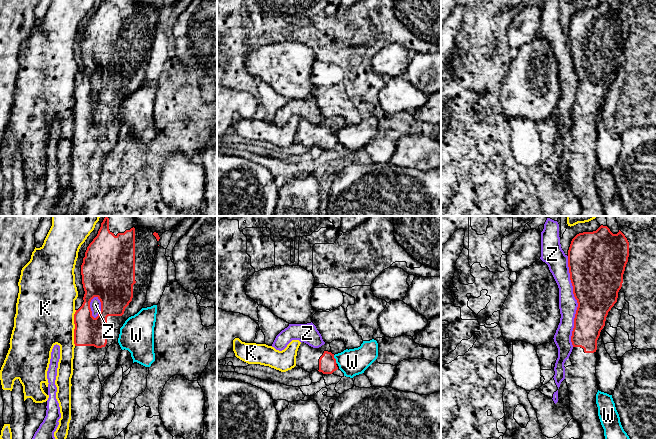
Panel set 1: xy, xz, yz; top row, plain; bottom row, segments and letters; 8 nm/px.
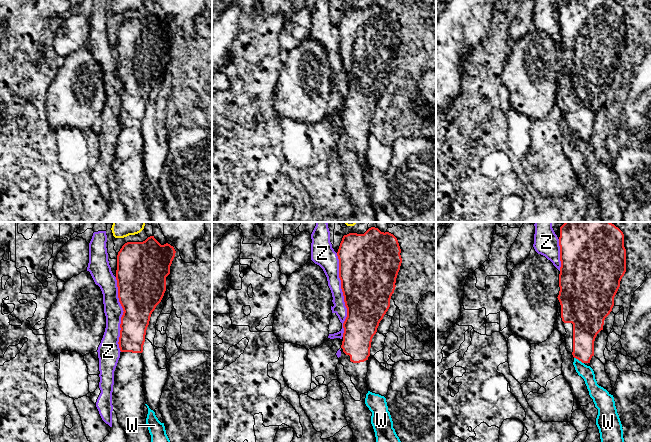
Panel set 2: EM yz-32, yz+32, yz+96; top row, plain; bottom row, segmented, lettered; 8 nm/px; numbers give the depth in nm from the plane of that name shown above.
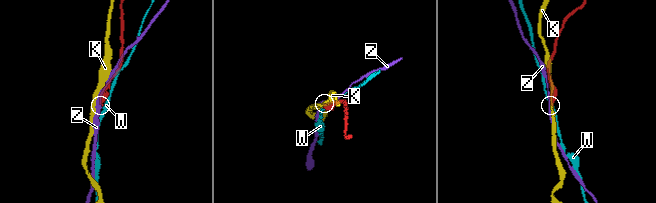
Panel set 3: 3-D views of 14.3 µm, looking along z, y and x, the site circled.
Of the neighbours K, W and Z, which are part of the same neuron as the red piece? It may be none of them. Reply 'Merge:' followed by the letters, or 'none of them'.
Merge: none of them

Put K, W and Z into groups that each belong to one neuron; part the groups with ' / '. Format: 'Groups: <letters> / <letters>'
Groups: K / W / Z

